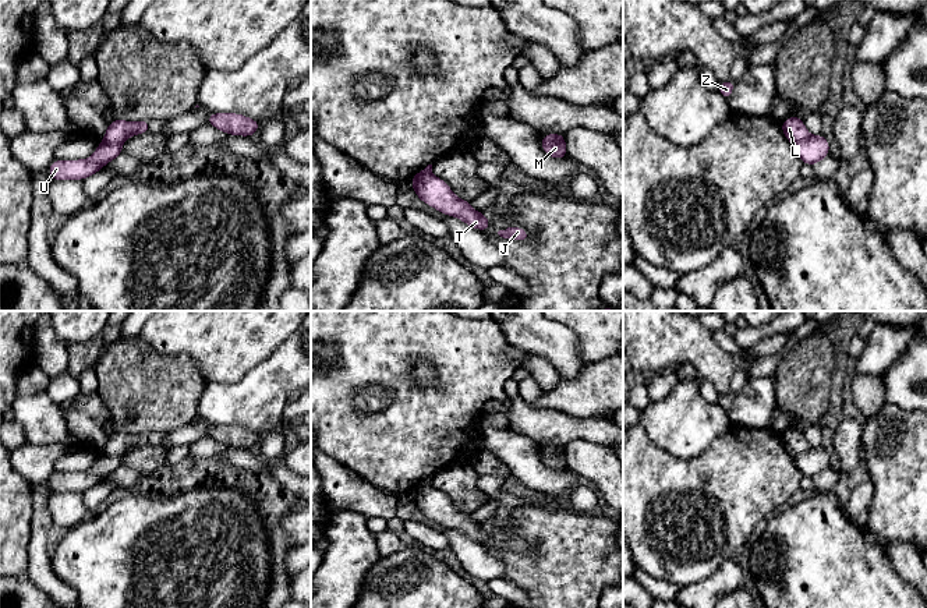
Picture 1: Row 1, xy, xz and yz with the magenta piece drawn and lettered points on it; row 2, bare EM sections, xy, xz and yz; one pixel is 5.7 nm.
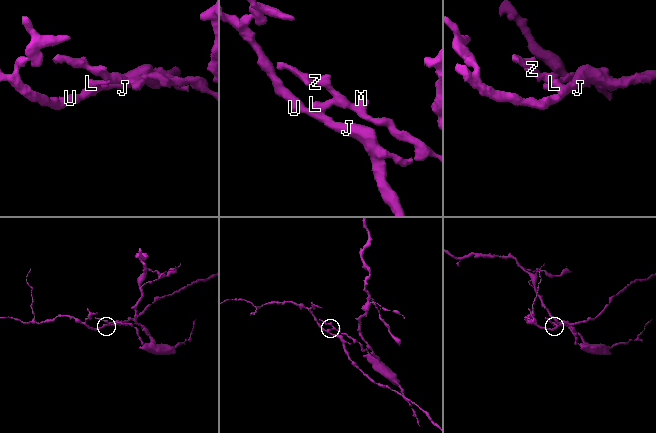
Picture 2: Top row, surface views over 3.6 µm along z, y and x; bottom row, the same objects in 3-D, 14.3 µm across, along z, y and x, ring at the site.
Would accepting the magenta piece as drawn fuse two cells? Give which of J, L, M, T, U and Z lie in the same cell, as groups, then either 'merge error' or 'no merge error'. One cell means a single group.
J T U / L M Z; merge error

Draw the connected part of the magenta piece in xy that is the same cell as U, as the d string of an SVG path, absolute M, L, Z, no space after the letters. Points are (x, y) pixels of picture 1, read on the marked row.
M135 134L124 138L120 142L102 141L89 159L77 160L53 160L47 169L52 180L85 180L86 177L102 170L105 165L113 162L123 153L123 142L132 138Z

